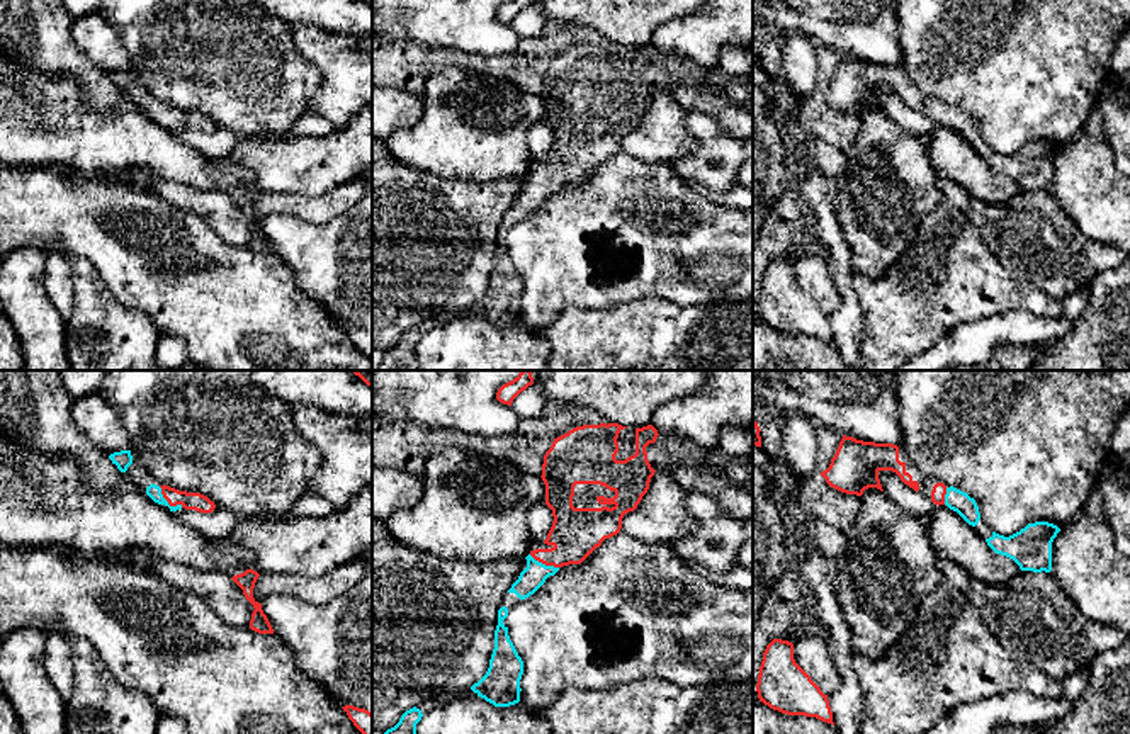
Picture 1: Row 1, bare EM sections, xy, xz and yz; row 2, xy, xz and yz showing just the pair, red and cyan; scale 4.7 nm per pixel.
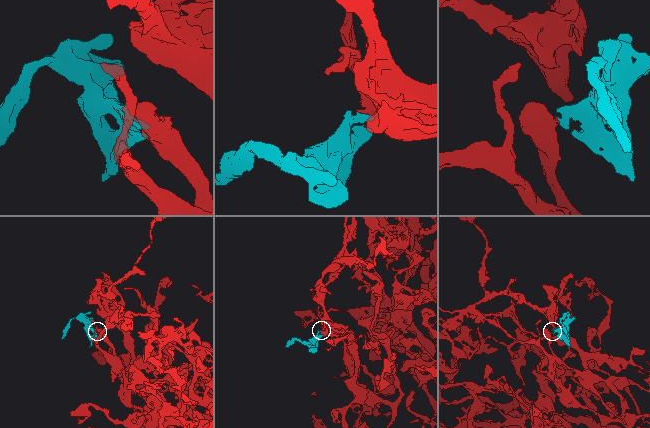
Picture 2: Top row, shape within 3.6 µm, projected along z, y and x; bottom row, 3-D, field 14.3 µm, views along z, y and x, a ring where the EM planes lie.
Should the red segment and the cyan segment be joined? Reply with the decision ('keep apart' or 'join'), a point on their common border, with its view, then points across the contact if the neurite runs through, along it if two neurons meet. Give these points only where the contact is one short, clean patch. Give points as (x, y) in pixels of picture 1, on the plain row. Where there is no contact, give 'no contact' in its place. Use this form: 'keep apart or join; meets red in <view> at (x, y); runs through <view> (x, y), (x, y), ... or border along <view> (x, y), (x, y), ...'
join; meets red in xy at (167, 119); runs through xy (197, 121), (167, 119), (153, 111)

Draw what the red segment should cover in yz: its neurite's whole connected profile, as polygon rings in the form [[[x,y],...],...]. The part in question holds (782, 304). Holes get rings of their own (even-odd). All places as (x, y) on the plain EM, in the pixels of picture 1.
[[[773,258],[760,285],[756,311],[760,321],[787,335],[816,336],[833,343],[828,314],[795,282],[794,263]]]

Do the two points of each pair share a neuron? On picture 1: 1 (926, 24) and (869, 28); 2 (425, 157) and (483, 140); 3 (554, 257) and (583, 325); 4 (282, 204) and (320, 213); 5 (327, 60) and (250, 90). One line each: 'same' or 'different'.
1: different
2: same
3: different
4: same
5: different

